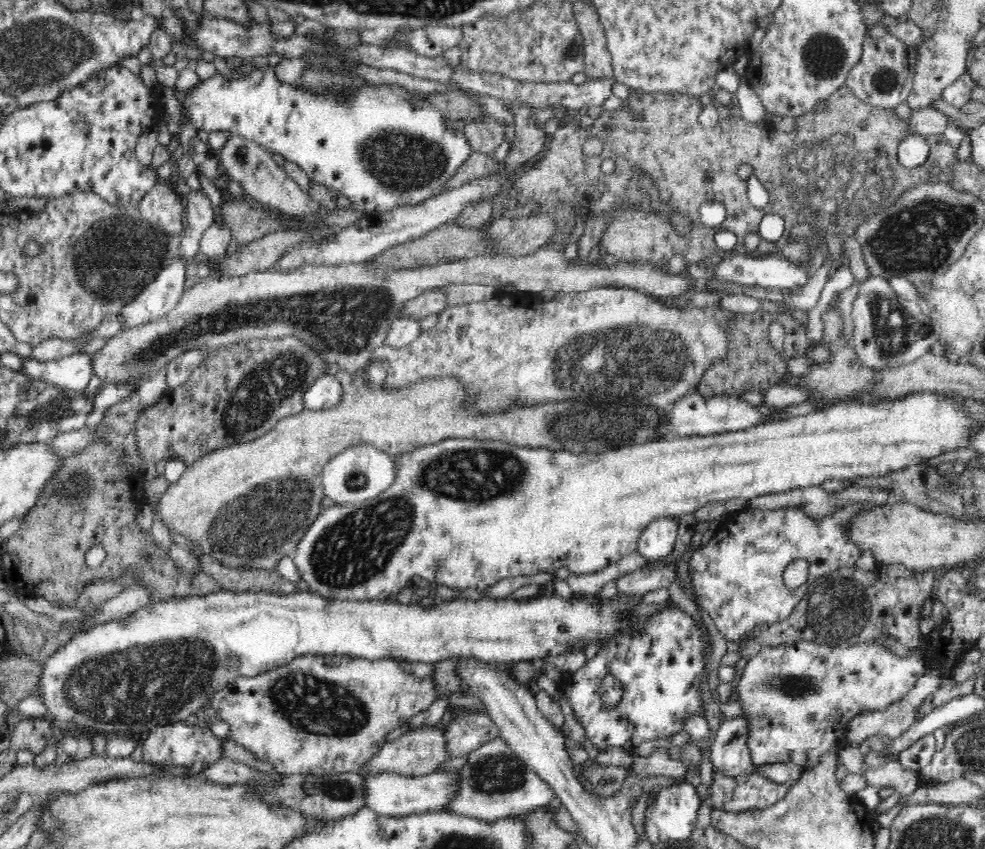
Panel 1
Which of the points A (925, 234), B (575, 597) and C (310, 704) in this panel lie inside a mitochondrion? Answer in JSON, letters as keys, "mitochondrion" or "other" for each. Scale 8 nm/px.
{"A":"mitochondrion","B":"other","C":"mitochondrion"}

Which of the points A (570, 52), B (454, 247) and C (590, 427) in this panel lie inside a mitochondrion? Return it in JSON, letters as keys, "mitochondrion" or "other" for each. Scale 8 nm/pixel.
{"A":"mitochondrion","B":"other","C":"mitochondrion"}

